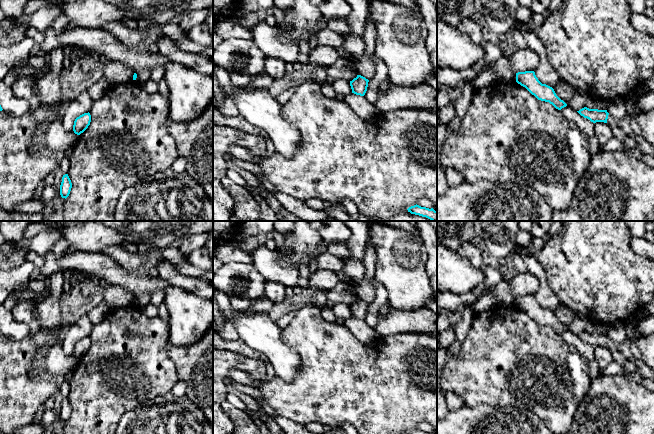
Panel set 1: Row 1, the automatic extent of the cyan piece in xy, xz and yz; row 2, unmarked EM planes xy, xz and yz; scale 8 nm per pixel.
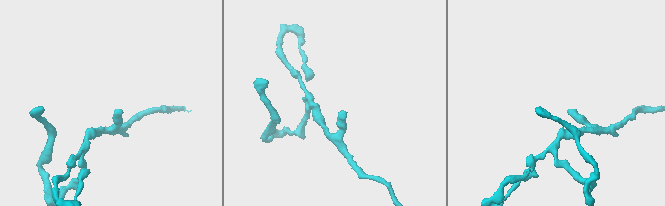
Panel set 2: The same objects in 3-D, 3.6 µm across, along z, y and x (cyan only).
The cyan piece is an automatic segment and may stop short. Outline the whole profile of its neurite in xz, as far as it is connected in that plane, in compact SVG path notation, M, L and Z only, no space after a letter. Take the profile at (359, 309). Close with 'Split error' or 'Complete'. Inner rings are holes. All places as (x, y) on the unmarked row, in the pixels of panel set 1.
M357 299L356 302L350 305L352 317L356 319L364 320L367 315L368 306L369 304L366 303L365 301L361 299Z. Complete

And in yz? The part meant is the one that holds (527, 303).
M534 295L516 297L516 306L525 311L538 324L549 326L558 334L567 330L567 328L556 319L552 311L542 308L538 304Z. Complete

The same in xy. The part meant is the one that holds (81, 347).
M89 336L84 337L79 341L77 341L73 349L74 357L77 359L80 359L81 357L83 357L90 349L90 346L91 346L91 339Z. Complete

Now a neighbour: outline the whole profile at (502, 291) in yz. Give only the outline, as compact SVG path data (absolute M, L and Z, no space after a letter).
M503 279L497 285L486 289L479 296L487 293L491 293L495 296L497 304L516 306L516 296L513 294L511 286L506 279Z

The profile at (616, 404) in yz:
M626 373L618 375L599 375L592 380L589 391L581 400L573 418L570 429L565 434L654 434L654 392L638 384L632 377Z

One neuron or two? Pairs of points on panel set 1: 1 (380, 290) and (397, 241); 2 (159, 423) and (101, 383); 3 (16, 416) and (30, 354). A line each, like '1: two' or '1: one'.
1: two
2: two
3: one

